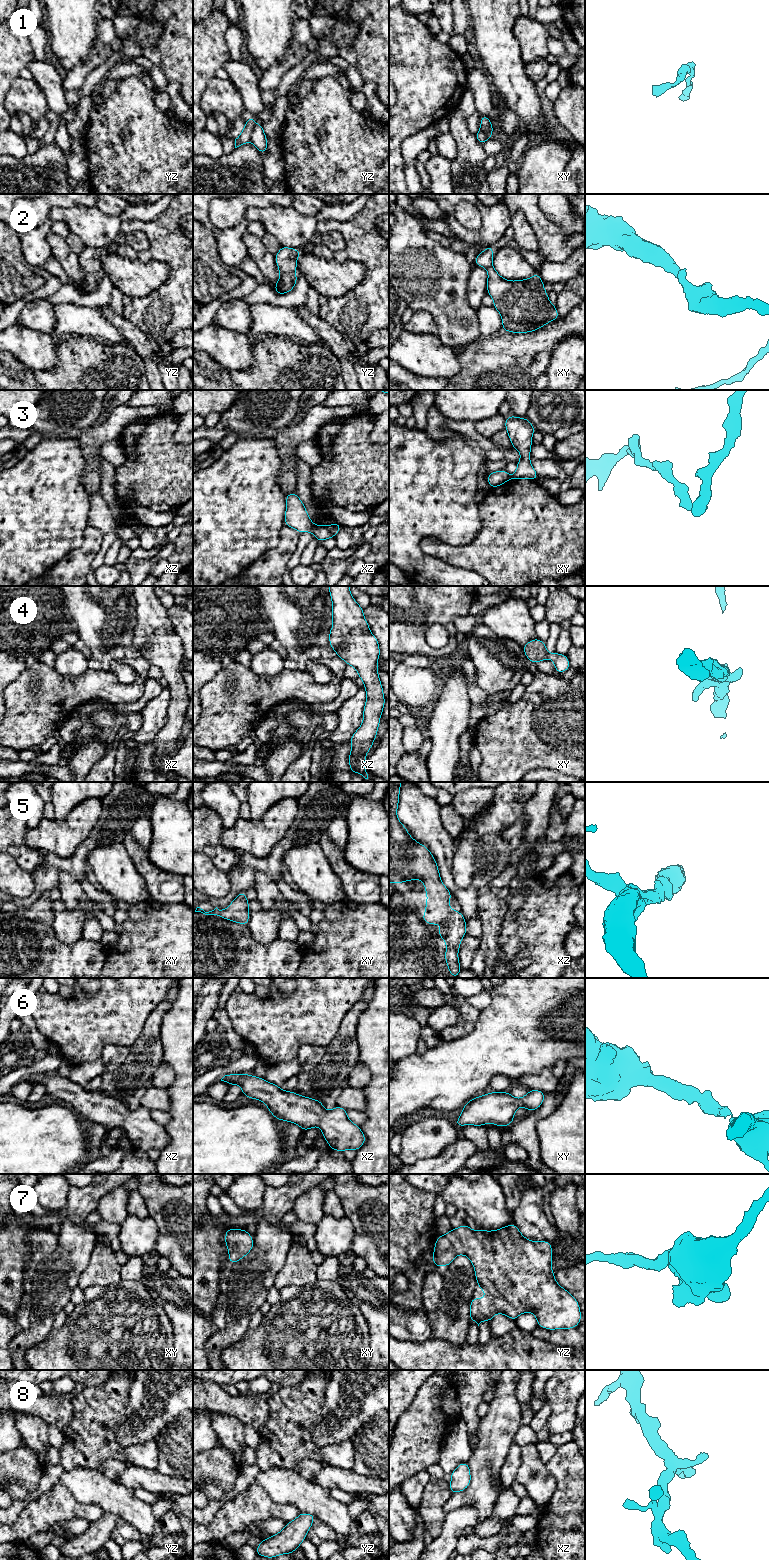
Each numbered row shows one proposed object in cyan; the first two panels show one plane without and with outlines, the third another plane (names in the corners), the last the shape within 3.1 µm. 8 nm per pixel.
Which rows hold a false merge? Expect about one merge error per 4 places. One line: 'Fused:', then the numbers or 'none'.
Fused: 1, 3

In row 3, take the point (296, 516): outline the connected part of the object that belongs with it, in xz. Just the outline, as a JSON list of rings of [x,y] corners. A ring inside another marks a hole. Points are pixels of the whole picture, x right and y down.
[[[296,492],[286,495],[286,510],[284,525],[299,533],[313,532],[314,524],[311,521],[304,503]]]

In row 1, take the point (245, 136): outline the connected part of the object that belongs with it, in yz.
[[[251,116],[245,122],[244,129],[242,130],[240,135],[235,139],[235,148],[251,141],[251,136],[254,131],[254,126],[255,126],[255,118],[254,116]]]

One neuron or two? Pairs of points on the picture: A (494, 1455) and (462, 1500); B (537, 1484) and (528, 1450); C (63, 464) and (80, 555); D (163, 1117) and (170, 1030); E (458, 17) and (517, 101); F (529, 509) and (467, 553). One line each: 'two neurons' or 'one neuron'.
A: one neuron
B: one neuron
C: two neurons
D: two neurons
E: two neurons
F: one neuron

